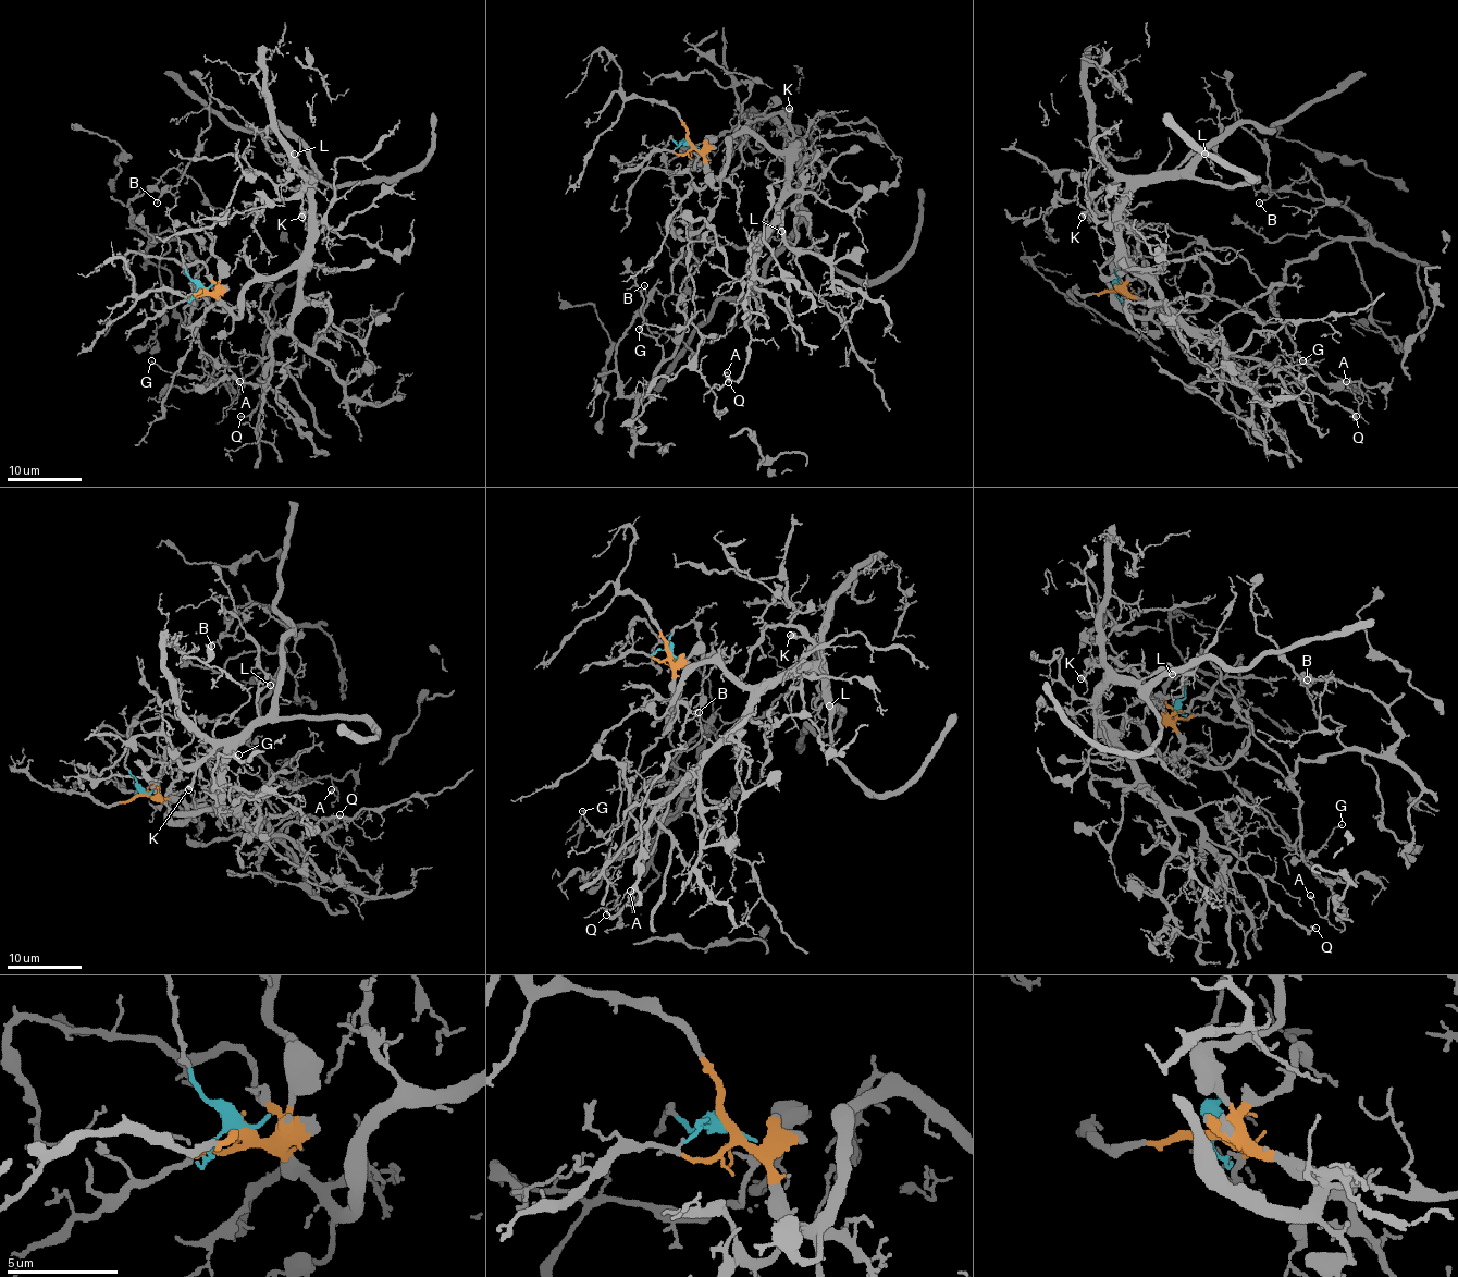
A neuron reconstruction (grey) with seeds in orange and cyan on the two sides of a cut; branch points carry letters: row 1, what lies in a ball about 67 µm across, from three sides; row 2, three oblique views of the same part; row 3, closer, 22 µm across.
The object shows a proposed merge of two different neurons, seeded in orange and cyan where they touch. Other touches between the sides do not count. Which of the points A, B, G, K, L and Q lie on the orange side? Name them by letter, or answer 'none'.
K, L, Q

